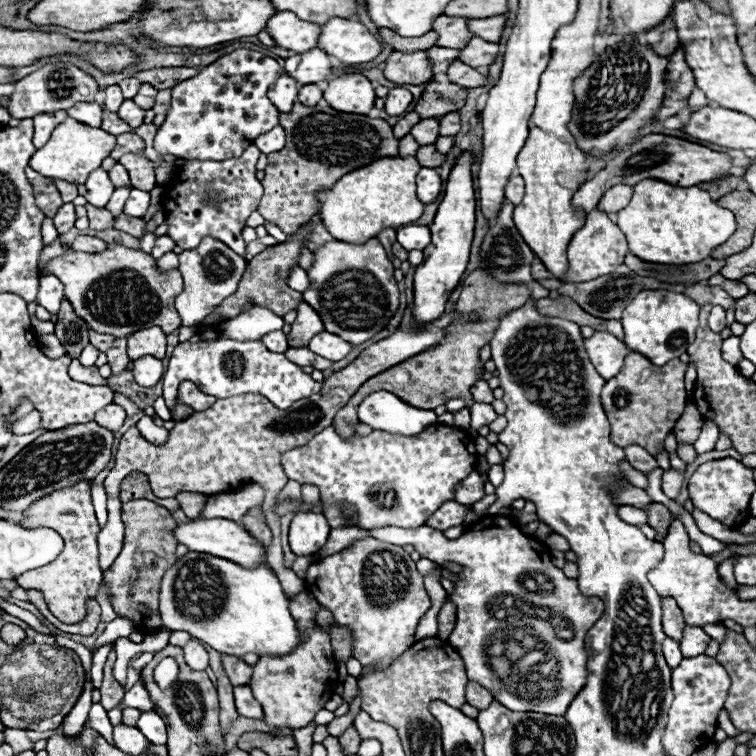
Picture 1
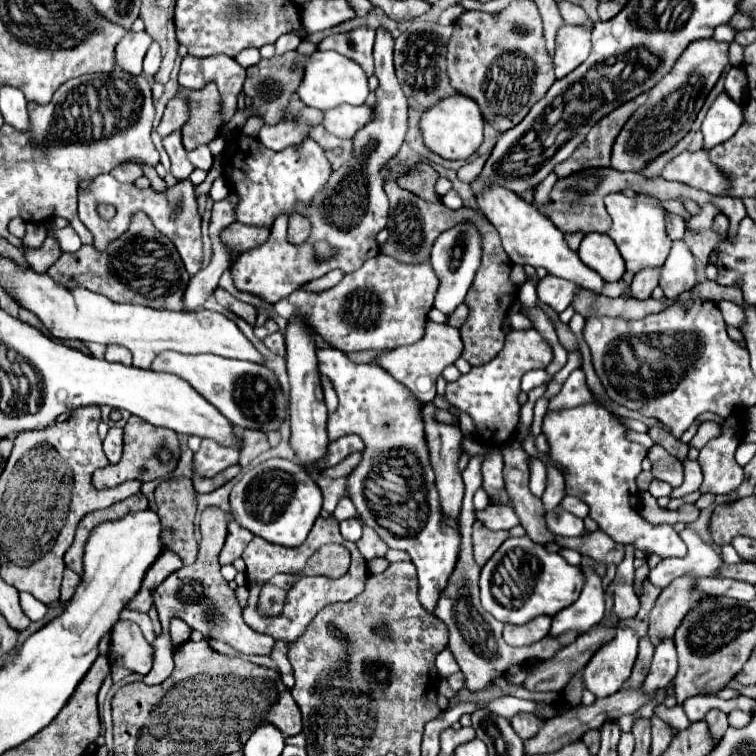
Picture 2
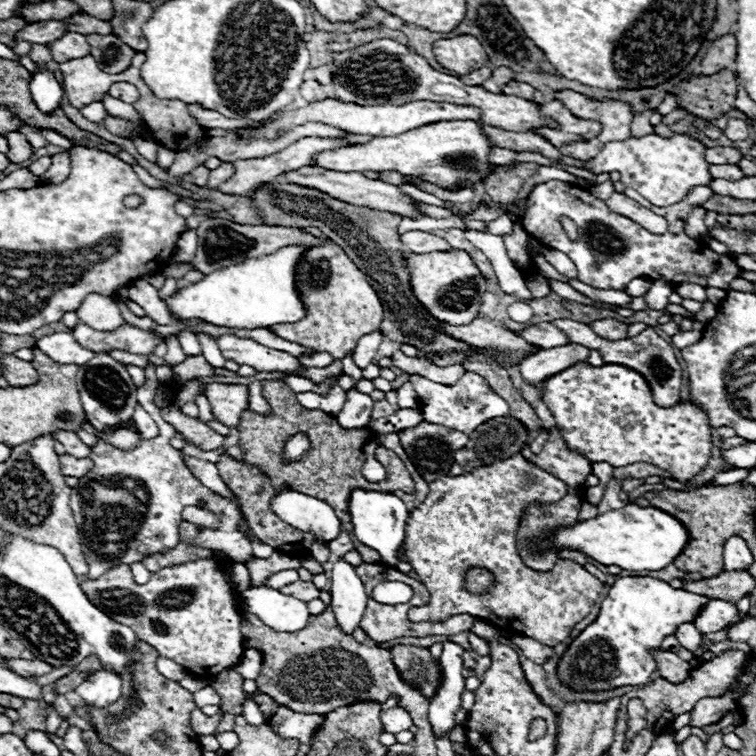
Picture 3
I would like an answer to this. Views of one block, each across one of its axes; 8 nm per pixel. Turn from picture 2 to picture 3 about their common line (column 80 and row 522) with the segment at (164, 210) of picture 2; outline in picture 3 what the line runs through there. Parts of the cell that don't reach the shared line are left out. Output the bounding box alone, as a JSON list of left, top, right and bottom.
[182,506,220,530]

